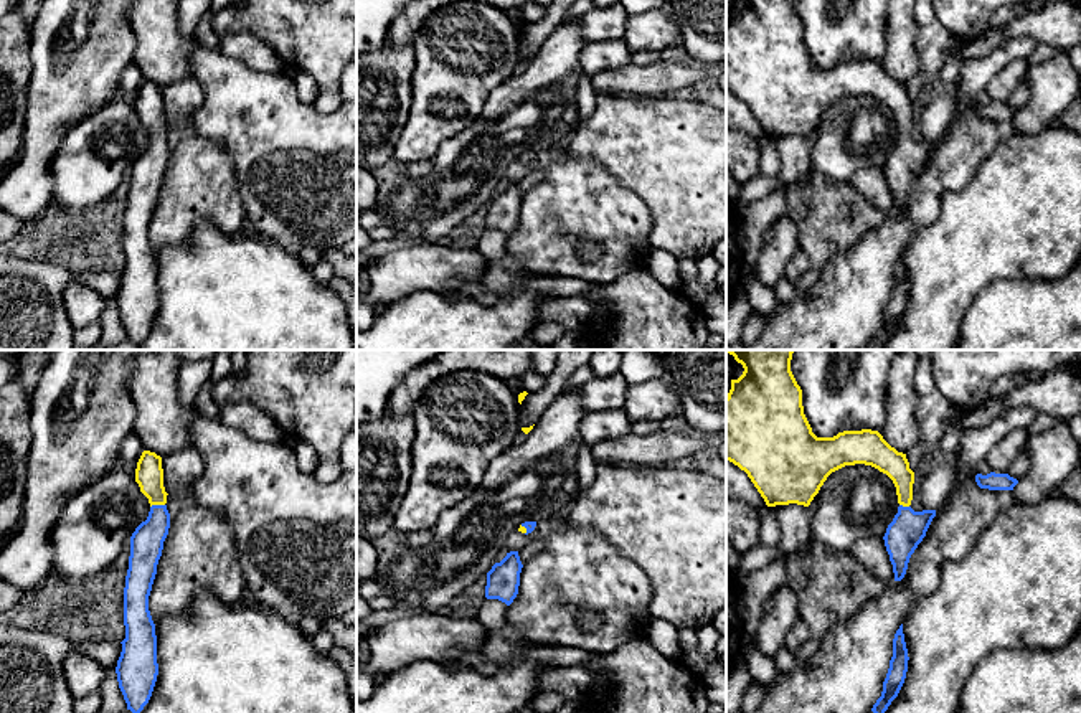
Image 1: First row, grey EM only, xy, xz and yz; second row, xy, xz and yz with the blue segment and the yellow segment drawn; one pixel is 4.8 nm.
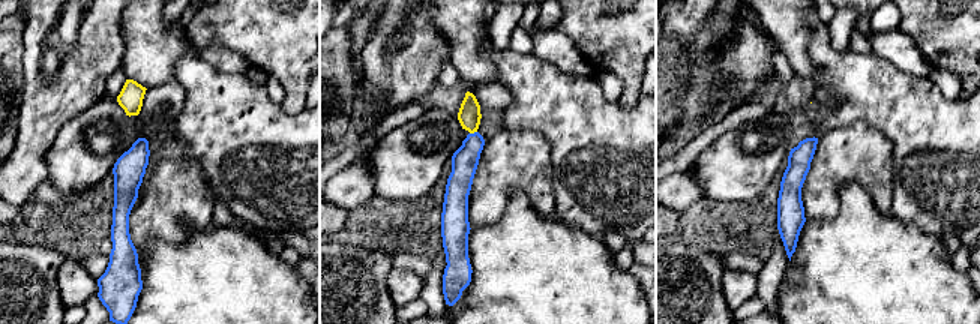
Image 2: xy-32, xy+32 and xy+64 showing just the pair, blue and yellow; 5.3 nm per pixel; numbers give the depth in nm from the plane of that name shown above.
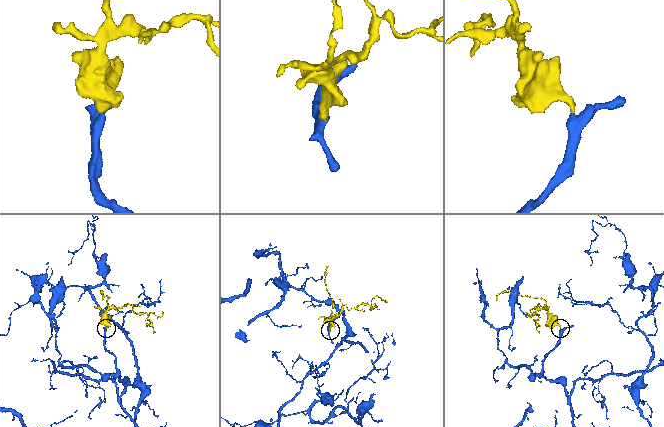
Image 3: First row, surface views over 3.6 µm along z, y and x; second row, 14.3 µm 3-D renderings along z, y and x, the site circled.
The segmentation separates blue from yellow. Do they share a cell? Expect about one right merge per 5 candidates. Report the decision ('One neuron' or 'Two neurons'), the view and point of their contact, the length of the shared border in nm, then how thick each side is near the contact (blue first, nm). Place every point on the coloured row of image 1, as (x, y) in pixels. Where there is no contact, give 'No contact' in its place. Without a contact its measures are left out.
One neuron. Touches blue at xy (157, 505). Shared border 70 nm. Thickness 160 nm (blue) against 140 nm

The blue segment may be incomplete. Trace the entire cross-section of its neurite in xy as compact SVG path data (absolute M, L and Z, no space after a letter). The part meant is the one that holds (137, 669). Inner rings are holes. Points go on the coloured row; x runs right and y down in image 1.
M144 451L135 469L135 482L149 498L150 512L130 536L129 569L124 588L125 639L116 673L127 710L140 713L149 703L157 675L157 635L149 611L149 596L170 528L162 457Z

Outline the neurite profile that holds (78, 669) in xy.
M69 652L64 660L64 677L74 698L97 692L106 677L106 667L89 655Z

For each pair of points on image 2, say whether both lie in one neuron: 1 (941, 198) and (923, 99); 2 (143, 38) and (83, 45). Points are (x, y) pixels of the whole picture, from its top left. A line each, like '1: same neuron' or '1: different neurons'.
1: same neuron
2: different neurons

